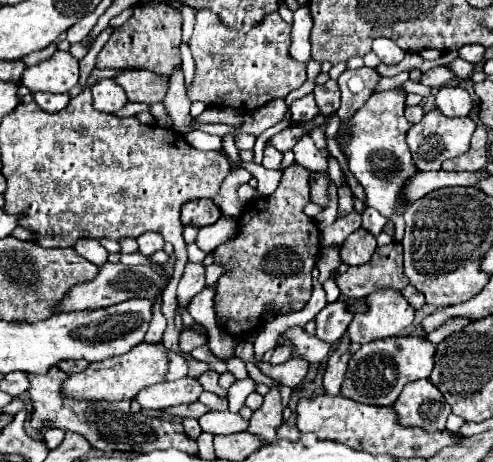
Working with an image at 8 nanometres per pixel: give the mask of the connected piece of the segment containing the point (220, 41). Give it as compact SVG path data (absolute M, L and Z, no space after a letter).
M198 10L190 50L196 62L194 80L186 88L190 102L200 100L208 106L224 106L248 114L274 98L286 98L306 82L306 66L290 56L290 24L278 12L266 14L256 26L236 30L224 26L212 10Z

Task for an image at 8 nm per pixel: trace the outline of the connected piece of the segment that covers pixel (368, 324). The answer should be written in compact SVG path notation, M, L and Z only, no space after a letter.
M374 290L366 298L366 312L354 316L348 326L352 342L366 344L388 336L398 336L414 320L414 308L398 290Z

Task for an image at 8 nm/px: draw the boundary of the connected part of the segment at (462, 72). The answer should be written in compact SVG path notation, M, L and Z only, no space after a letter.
M456 58L452 64L448 64L452 70L456 70L456 76L458 78L462 78L462 80L470 80L472 78L472 74L474 74L474 70L476 70L476 66L474 64L470 64L470 62L466 62L466 60L462 60L462 58Z

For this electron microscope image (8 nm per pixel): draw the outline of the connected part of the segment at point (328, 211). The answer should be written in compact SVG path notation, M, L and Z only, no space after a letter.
M329 177L329 189L328 189L328 197L329 197L329 205L326 209L323 210L316 218L316 224L320 230L334 223L338 214L338 194L337 187L334 181Z

